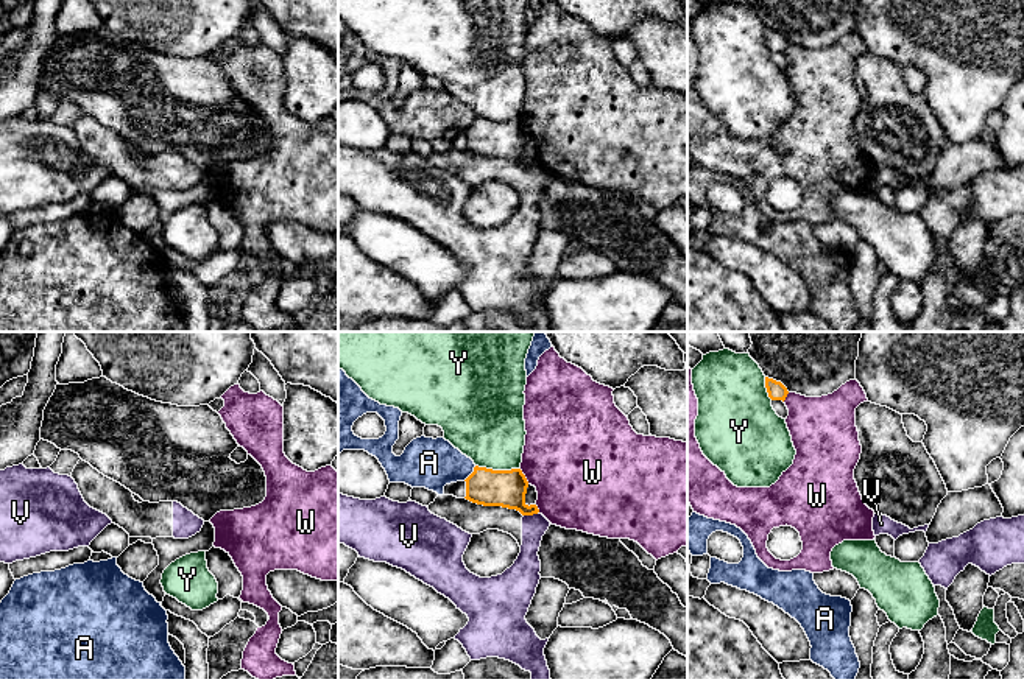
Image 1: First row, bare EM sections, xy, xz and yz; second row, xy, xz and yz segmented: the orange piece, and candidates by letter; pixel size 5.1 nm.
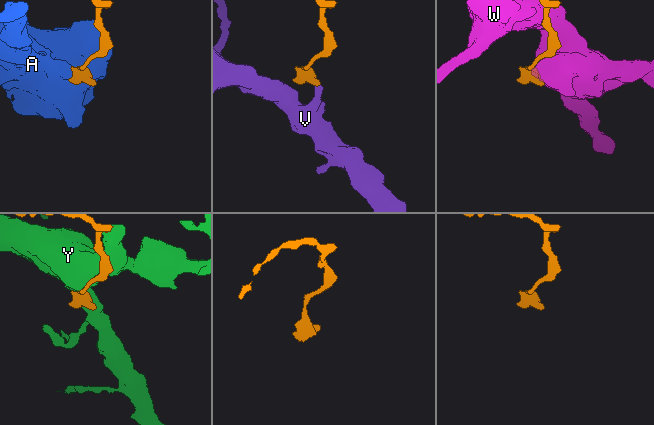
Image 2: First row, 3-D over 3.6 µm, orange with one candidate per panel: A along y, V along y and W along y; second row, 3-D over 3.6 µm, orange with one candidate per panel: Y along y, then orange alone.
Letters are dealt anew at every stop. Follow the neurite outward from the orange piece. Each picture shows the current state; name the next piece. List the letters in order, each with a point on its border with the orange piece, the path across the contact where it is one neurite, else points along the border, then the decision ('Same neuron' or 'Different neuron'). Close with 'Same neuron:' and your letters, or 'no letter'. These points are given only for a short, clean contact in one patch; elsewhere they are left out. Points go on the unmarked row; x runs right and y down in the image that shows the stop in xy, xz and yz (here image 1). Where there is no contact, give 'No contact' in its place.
A: Touches orange at xz (471, 125). Boundary: xz (476, 117), (463, 131). Different neuron
V: Touches orange at xz (530, 165). Boundary: xz (538, 162), (524, 167). Different neuron
W: Touches orange at xz (524, 128). Different neuron
Y: Touches orange at xz (497, 122). Different neuron
Same neuron: no letter

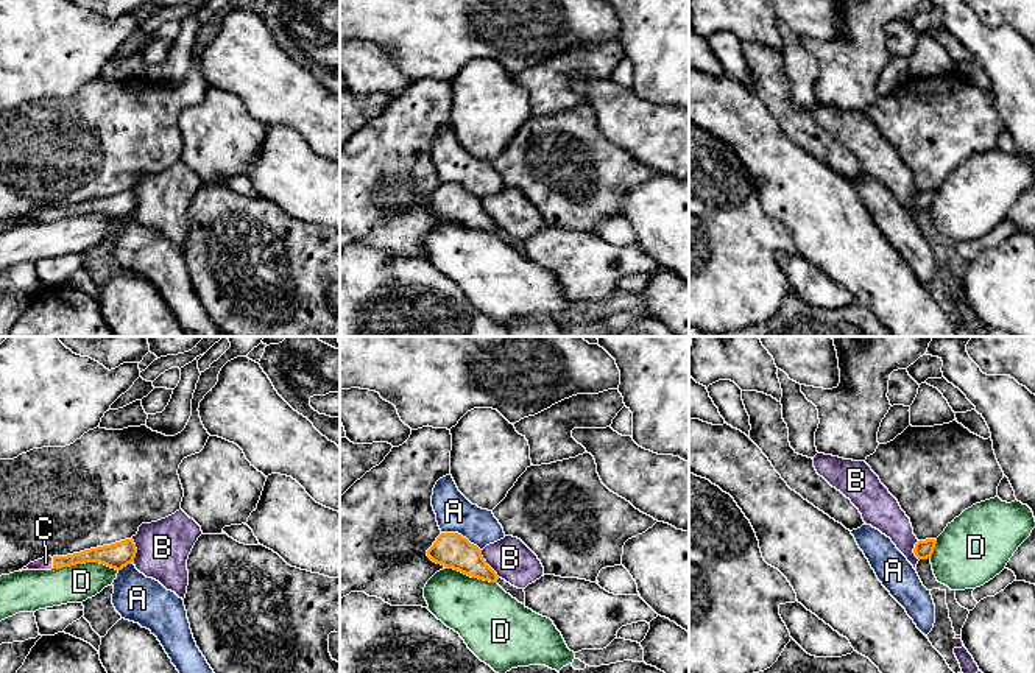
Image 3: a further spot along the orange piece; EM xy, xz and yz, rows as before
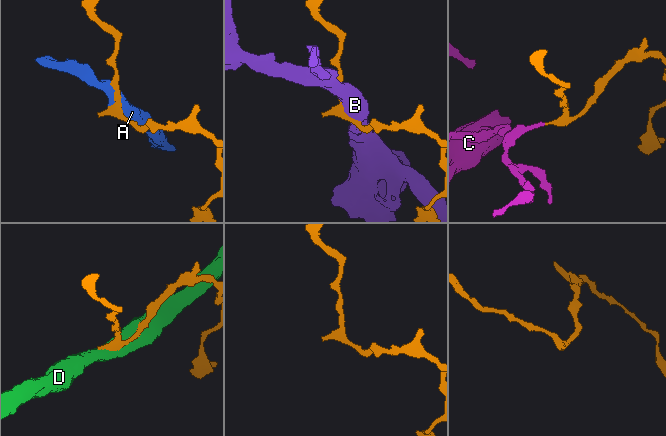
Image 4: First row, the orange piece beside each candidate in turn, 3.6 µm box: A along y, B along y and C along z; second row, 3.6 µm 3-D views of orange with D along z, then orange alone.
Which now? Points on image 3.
A: Touches orange at xz (460, 186). Different neuron
B: Touches orange at xz (487, 215). Different neuron
C: Touches orange at xy (53, 214). Path across: xy (100, 206), (53, 214), (45, 214). Same neuron
D: Touches orange at xy (86, 212). Different neuron
Same neuron: C

